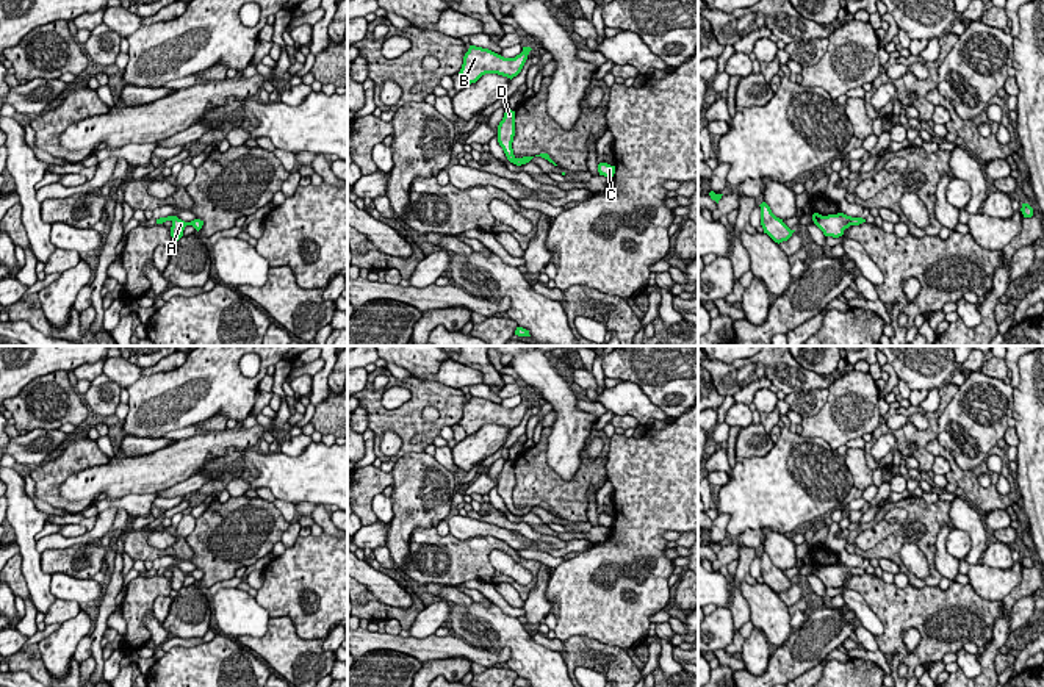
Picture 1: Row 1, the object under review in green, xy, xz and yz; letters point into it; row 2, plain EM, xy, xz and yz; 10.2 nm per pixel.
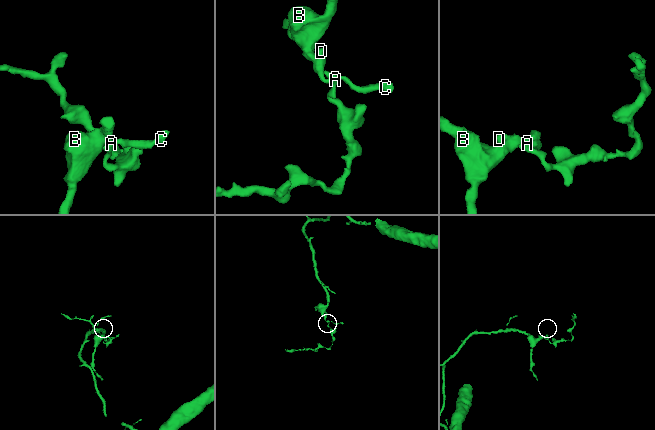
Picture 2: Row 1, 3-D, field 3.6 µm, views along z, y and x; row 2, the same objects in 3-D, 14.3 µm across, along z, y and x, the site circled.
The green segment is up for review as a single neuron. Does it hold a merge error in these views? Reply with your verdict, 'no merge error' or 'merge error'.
no merge error

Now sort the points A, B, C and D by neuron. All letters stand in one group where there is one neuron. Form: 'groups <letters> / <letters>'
groups A B C D

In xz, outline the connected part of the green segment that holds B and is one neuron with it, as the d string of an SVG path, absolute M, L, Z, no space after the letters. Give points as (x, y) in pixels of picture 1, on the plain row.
M470 396L459 424L466 435L476 433L485 424L498 424L512 430L521 423L531 401L531 397L523 397L515 408L504 408L488 399Z

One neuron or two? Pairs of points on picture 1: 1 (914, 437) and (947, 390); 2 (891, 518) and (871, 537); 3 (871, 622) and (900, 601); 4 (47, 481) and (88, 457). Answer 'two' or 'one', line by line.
1: one
2: one
3: two
4: one

